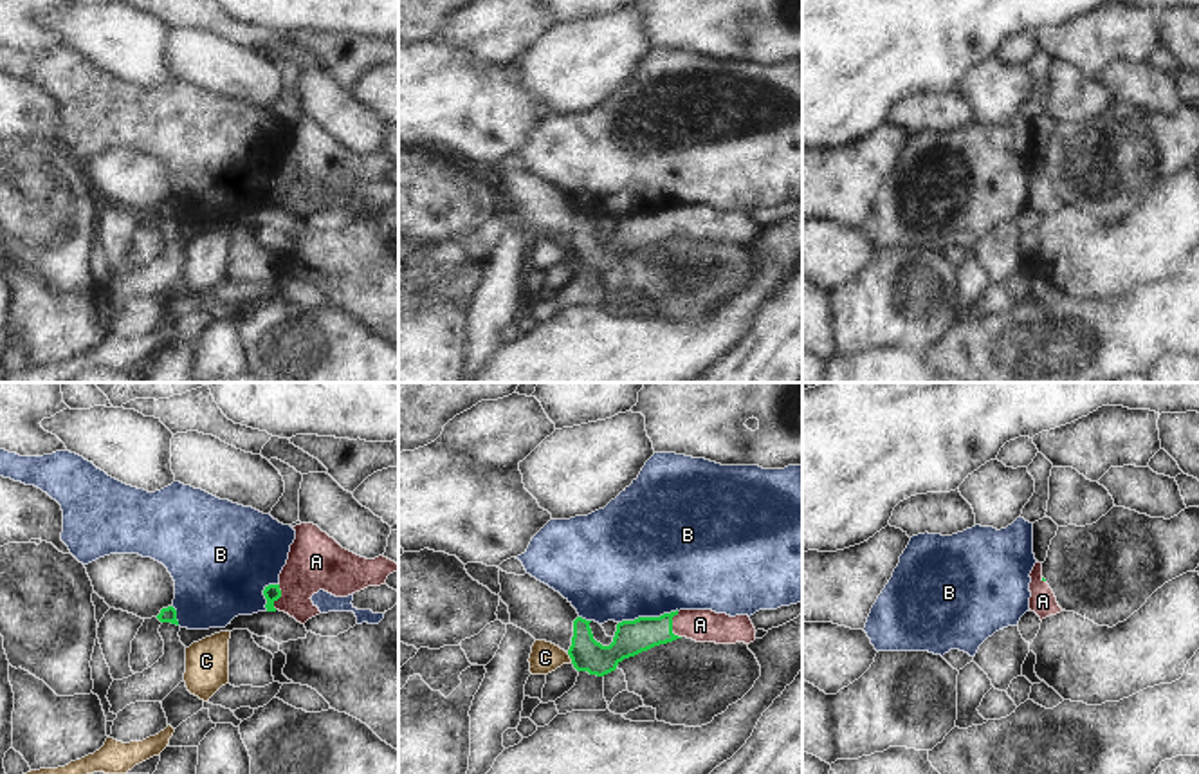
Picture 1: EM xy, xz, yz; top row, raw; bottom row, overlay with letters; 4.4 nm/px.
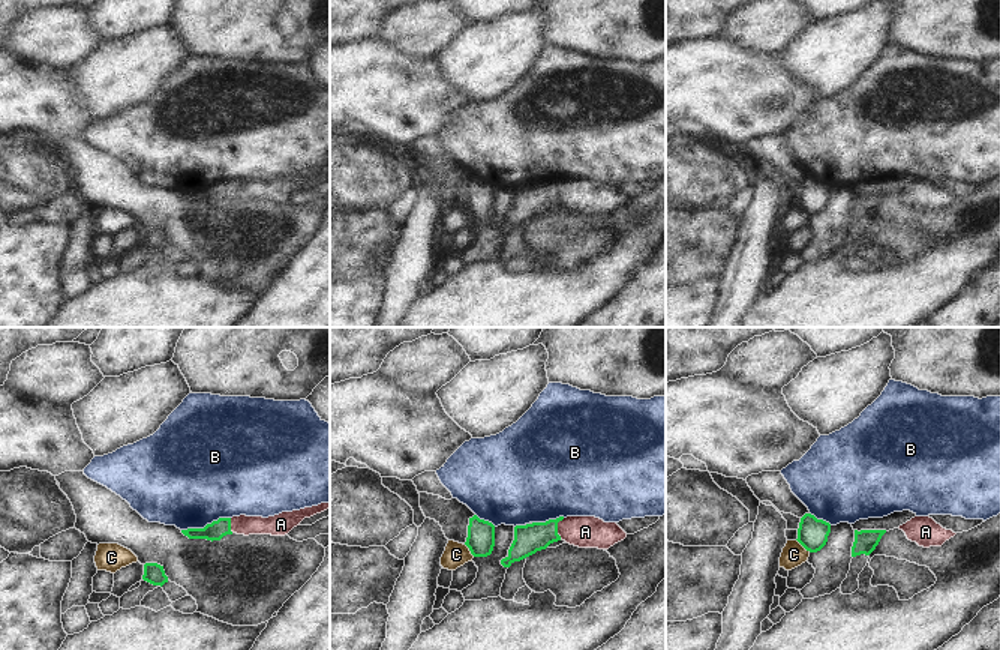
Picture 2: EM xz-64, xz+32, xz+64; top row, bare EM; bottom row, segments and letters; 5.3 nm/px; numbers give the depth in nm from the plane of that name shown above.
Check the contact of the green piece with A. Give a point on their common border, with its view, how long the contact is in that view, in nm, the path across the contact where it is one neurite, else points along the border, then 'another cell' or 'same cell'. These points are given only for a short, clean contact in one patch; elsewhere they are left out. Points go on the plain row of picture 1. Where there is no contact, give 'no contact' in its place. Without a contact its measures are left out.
contact xz (671, 222); length 120 nm; way xz (631, 233), (671, 222), (700, 221); same cell

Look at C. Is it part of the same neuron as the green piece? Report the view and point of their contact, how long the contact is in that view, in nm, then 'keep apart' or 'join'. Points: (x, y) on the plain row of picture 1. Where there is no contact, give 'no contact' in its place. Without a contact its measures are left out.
meets green in xz at (570, 253); contact 50 nm long; keep apart

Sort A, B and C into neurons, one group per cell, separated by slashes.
A / B / C

